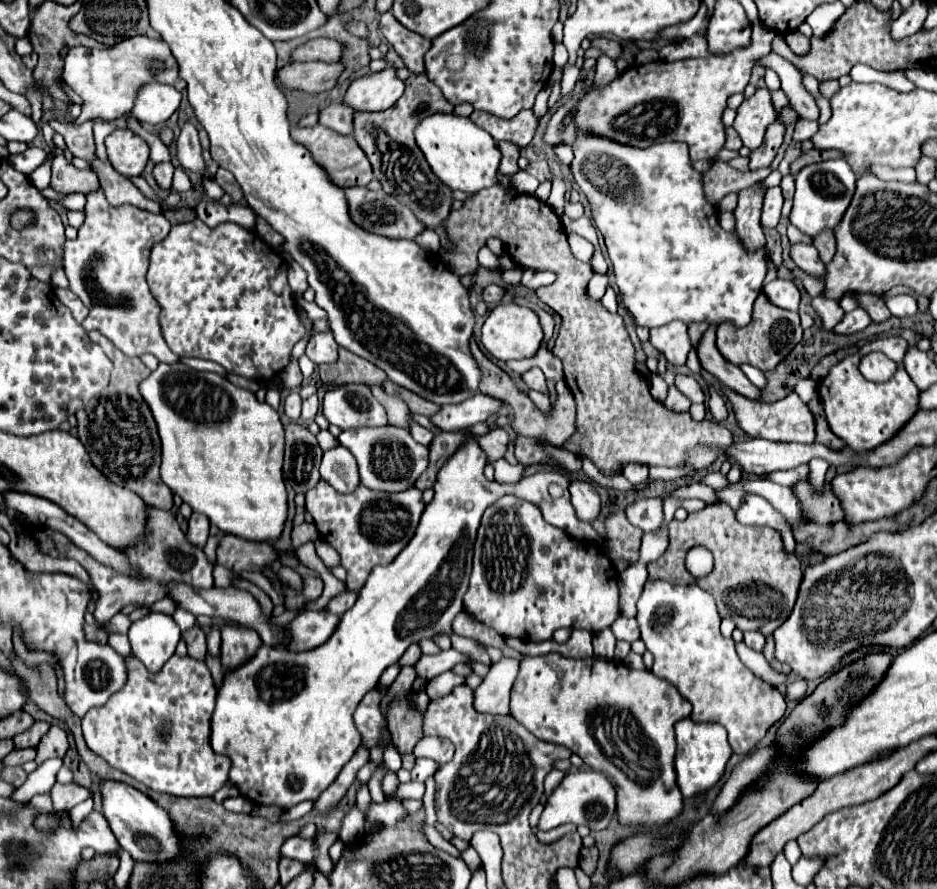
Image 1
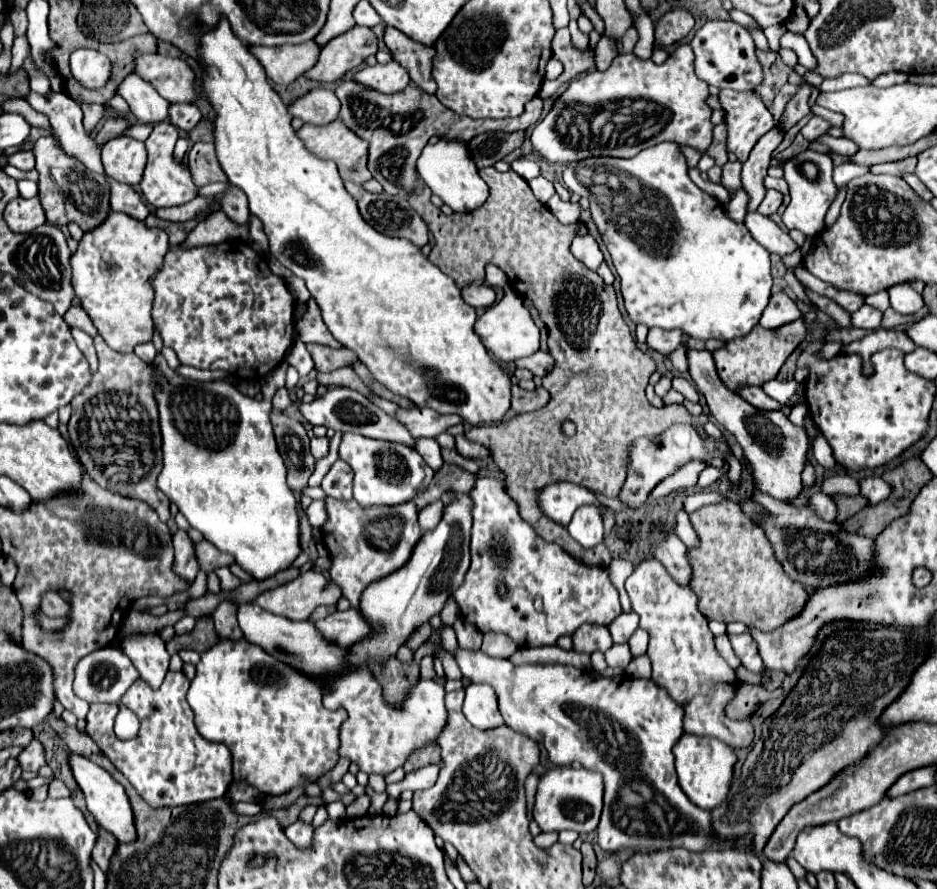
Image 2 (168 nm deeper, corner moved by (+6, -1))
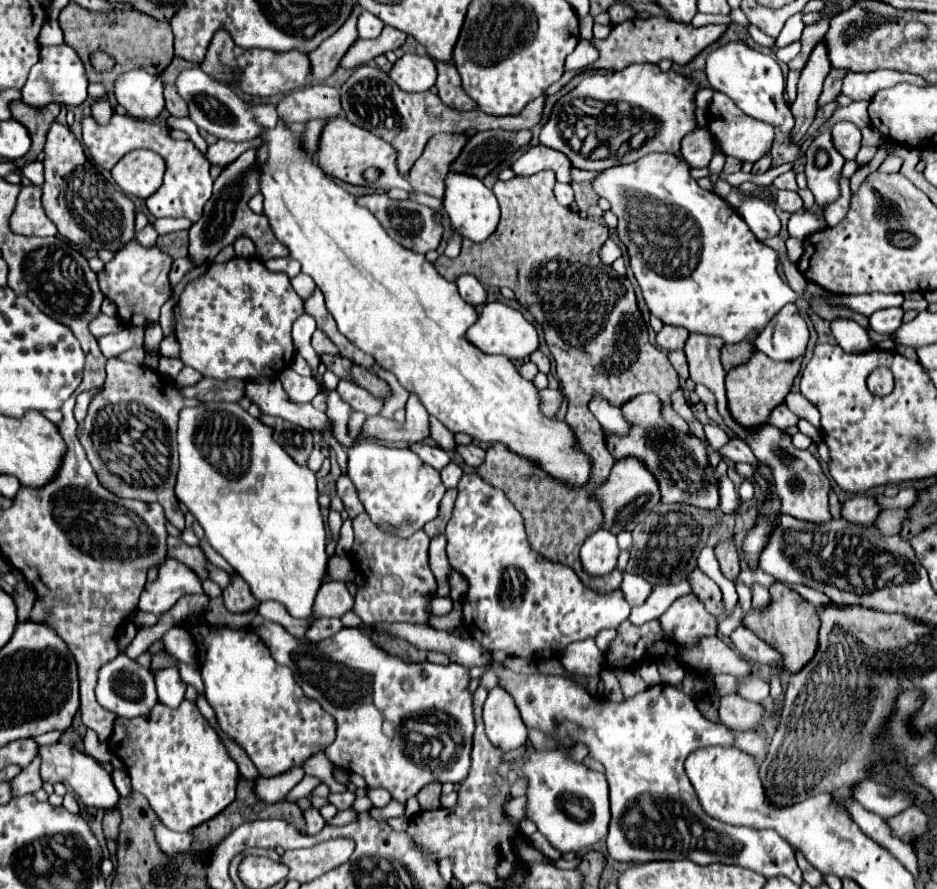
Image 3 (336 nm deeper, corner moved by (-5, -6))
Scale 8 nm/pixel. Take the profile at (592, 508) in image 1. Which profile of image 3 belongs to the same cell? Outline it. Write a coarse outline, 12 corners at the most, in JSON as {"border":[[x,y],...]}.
{"border":[[595,532],[581,546],[583,572],[615,570],[617,538]]}

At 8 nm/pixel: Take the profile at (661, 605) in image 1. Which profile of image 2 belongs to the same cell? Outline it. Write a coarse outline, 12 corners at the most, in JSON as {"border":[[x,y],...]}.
{"border":[[656,559],[626,579],[650,635],[652,681],[684,731],[732,749],[754,739],[726,705],[736,671],[716,653],[696,593]]}

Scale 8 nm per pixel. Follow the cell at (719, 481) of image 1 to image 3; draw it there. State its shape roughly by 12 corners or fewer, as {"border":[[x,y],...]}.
{"border":[[703,424],[705,438],[713,450],[729,440],[717,424]]}

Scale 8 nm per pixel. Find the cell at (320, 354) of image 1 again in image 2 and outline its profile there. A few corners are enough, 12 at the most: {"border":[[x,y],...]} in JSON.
{"border":[[292,343],[286,359],[300,375],[314,369],[306,343]]}

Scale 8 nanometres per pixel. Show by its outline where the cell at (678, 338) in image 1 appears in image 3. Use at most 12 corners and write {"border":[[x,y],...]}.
{"border":[[663,326],[657,344],[669,352],[683,348],[689,332],[681,326]]}

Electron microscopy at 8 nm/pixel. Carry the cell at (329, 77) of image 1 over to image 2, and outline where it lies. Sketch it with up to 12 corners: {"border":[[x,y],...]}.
{"border":[[352,27],[324,45],[318,63],[304,73],[334,83],[376,53],[368,27]]}

